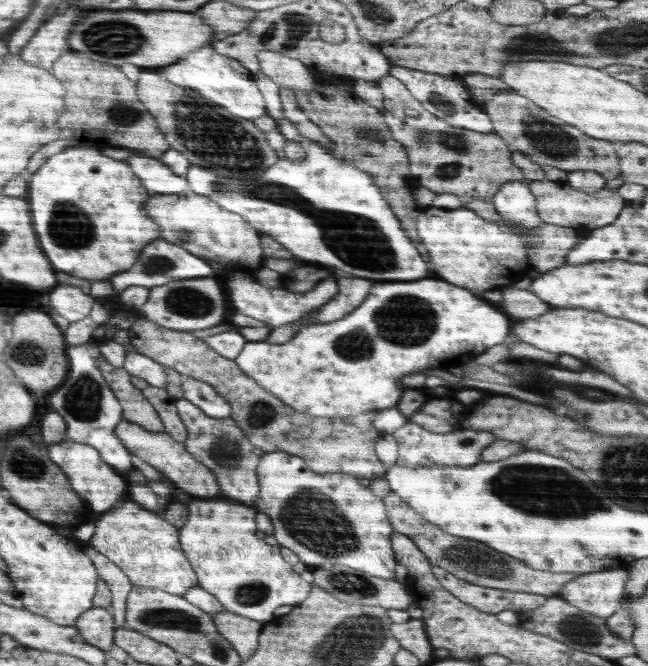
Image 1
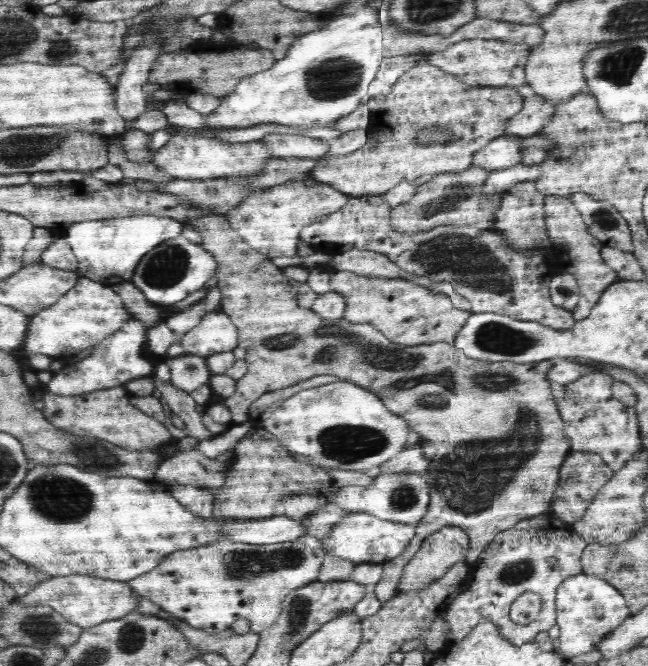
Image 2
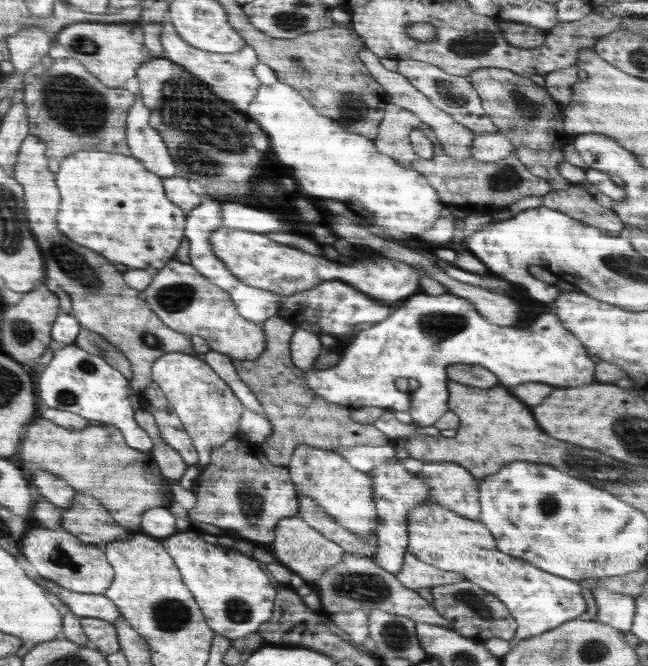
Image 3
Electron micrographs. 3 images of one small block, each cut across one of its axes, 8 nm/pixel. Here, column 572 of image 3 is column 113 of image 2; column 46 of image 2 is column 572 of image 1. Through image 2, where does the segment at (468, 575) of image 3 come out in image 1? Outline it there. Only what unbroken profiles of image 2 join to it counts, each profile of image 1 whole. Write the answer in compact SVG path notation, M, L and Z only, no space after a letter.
M629 567L583 574L564 584L556 595L580 611L607 619L621 606L628 577Z

